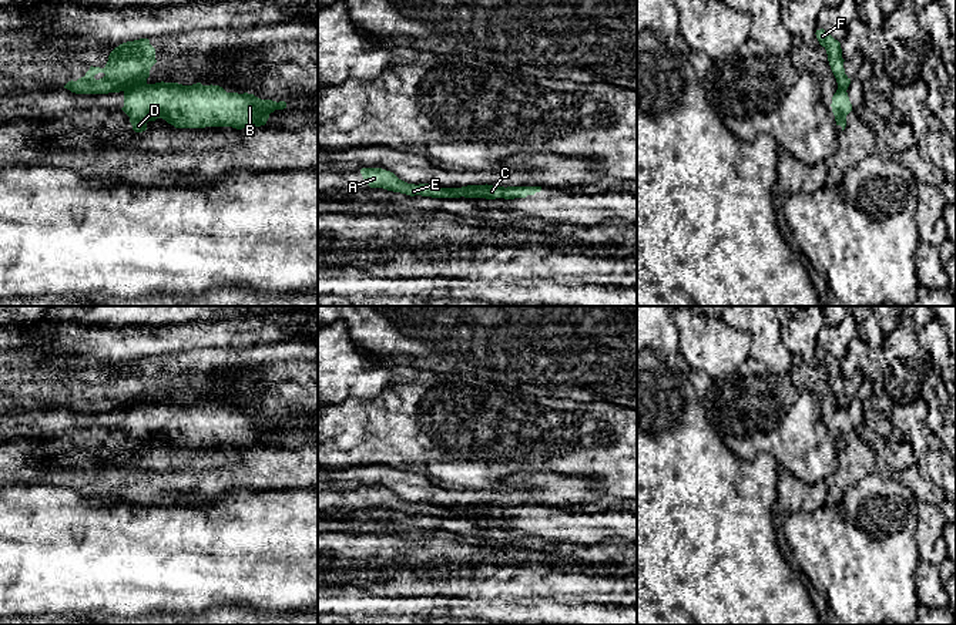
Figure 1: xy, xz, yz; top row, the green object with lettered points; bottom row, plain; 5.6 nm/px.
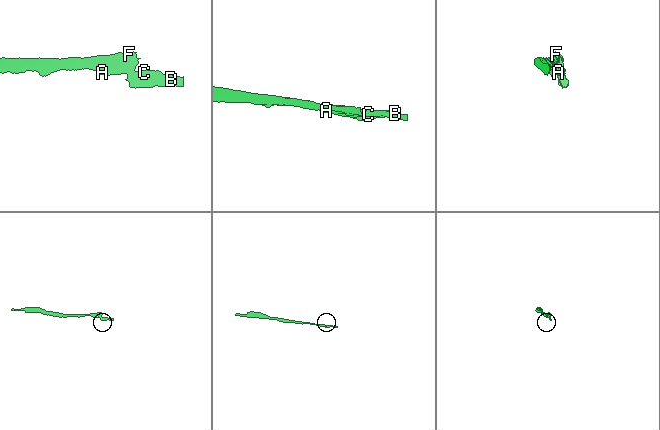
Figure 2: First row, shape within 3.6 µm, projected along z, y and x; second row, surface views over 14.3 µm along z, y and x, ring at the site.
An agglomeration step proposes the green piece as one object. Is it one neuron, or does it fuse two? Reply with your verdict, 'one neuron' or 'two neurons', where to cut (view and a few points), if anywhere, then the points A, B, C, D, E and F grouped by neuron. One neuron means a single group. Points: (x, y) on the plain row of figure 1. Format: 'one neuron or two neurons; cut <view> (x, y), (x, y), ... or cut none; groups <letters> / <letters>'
two neurons; cut xy (146, 402), (124, 410); groups A E F / B C D

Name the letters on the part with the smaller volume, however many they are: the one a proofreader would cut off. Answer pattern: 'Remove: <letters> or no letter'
Remove: B, C, D

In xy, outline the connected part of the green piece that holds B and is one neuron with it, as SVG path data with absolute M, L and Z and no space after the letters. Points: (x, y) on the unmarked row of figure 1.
M161 400L124 410L121 429L130 436L133 448L142 451L147 441L157 437L175 447L255 447L265 444L271 431L284 427L285 420L261 419L248 411L227 411L219 404Z

